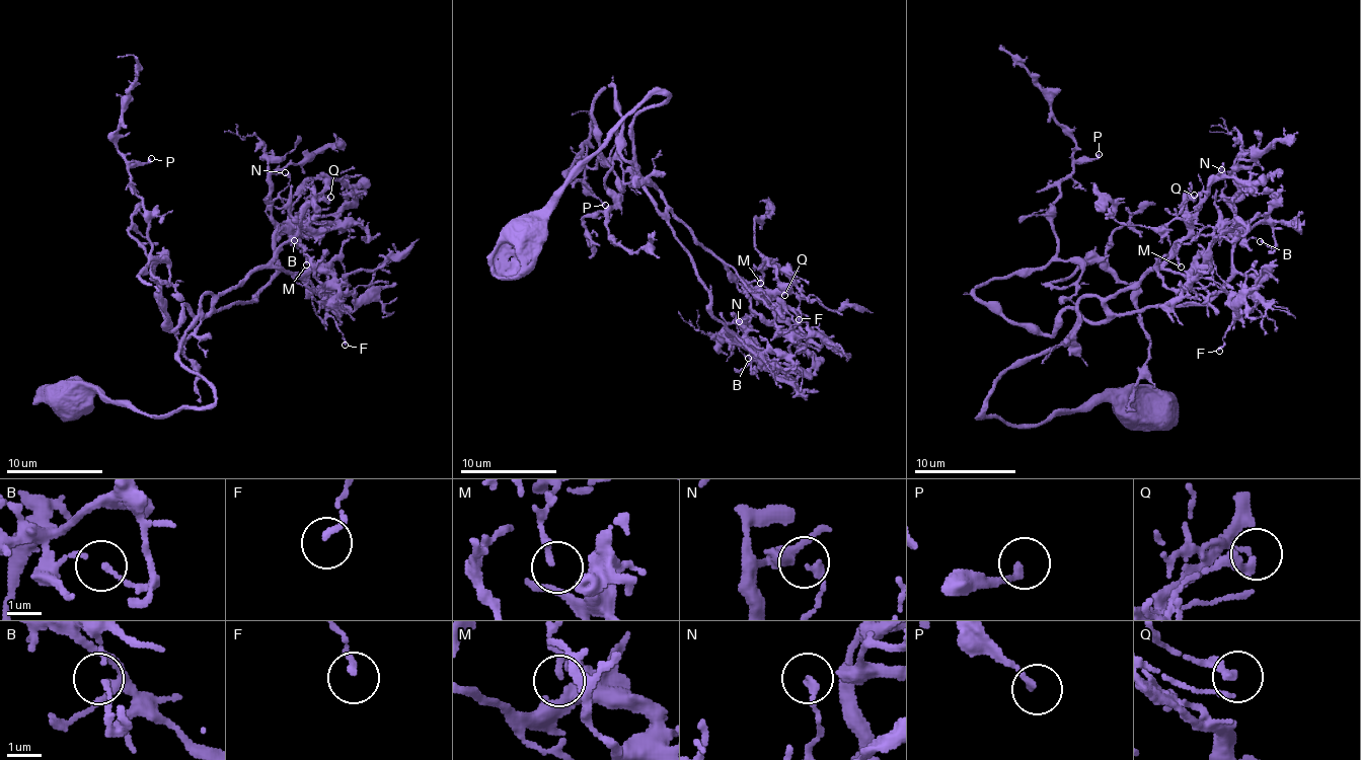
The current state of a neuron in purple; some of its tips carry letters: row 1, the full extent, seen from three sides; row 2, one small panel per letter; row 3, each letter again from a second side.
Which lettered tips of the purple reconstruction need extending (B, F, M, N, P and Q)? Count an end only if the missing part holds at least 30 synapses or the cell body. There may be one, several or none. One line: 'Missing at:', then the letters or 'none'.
Missing at: none

